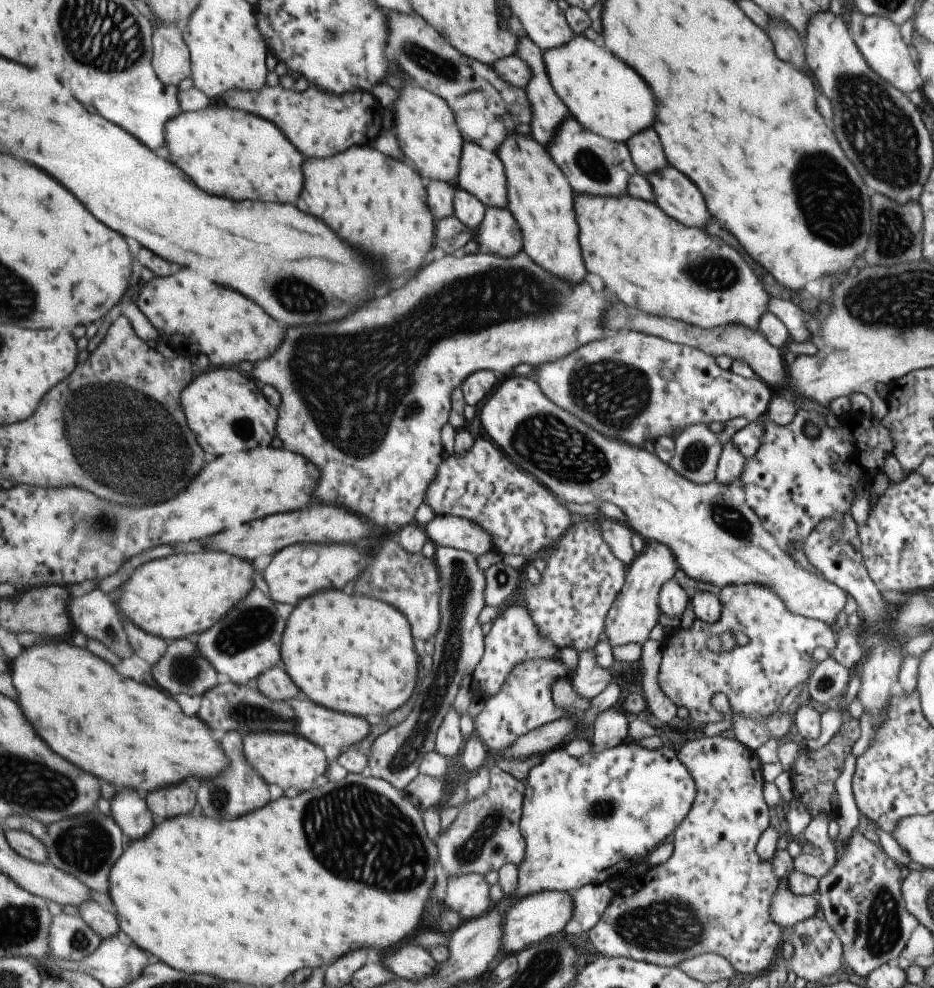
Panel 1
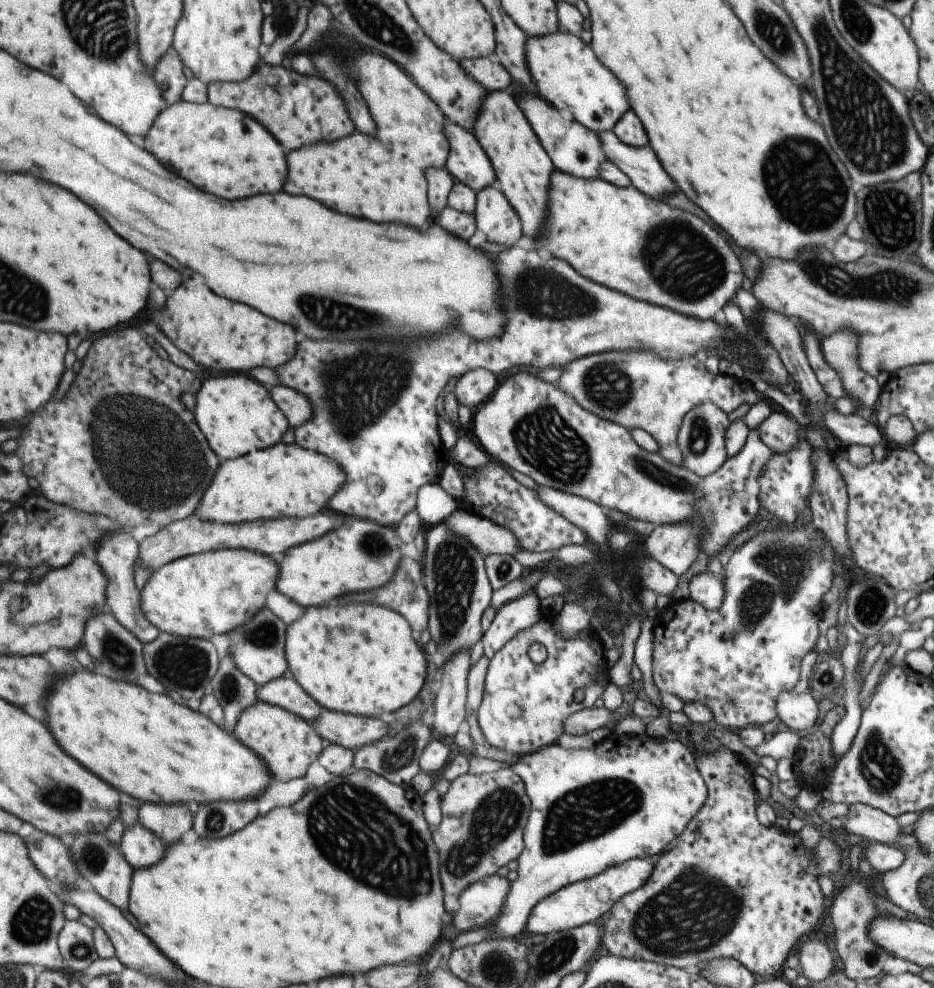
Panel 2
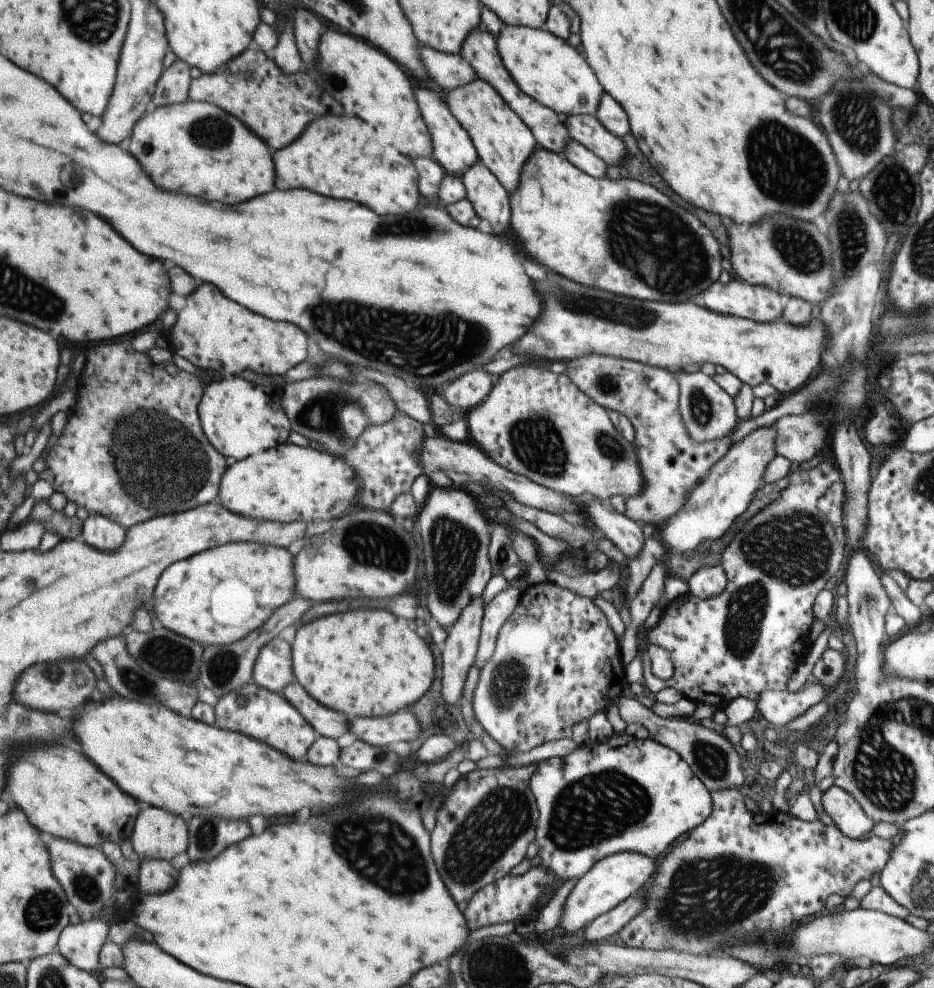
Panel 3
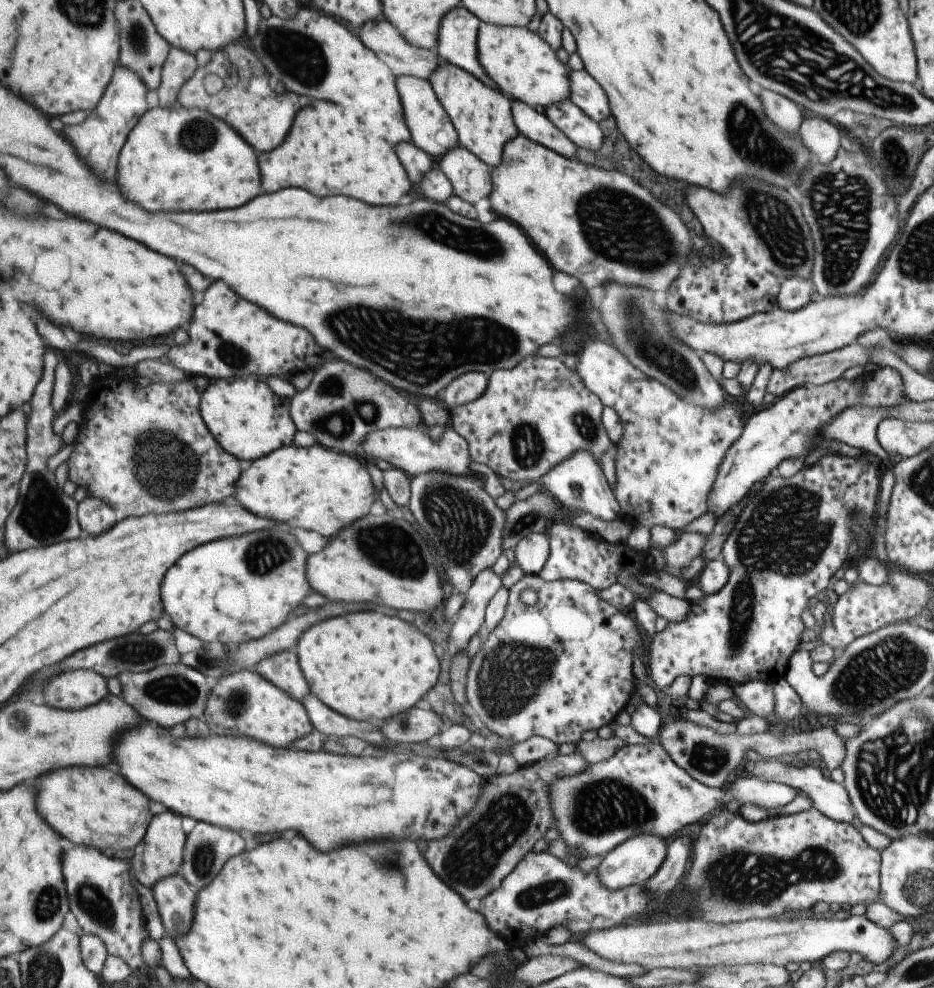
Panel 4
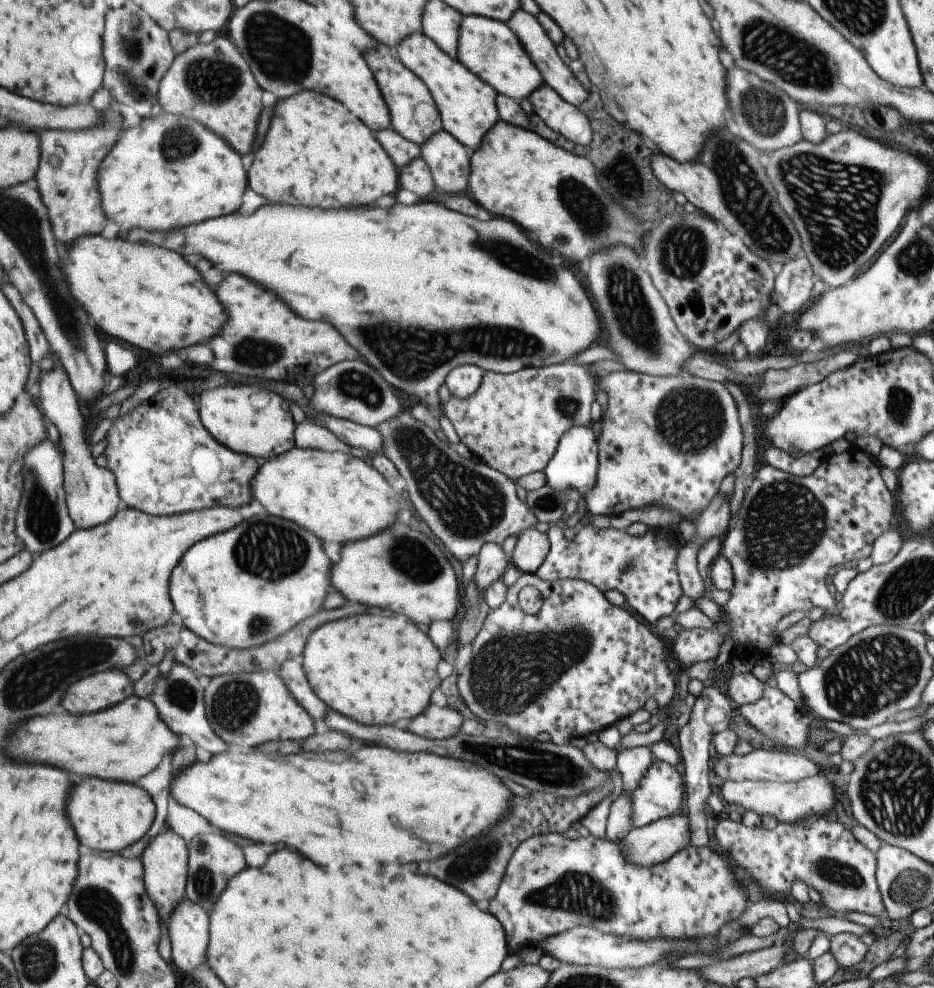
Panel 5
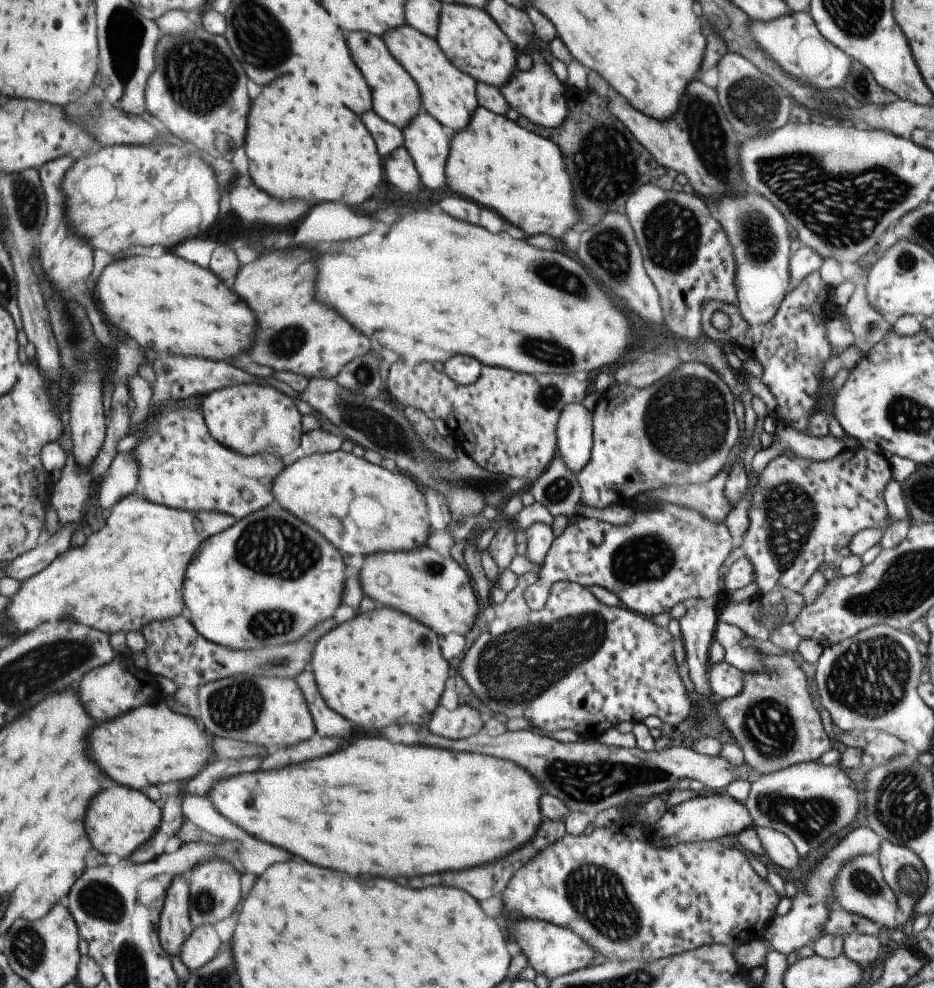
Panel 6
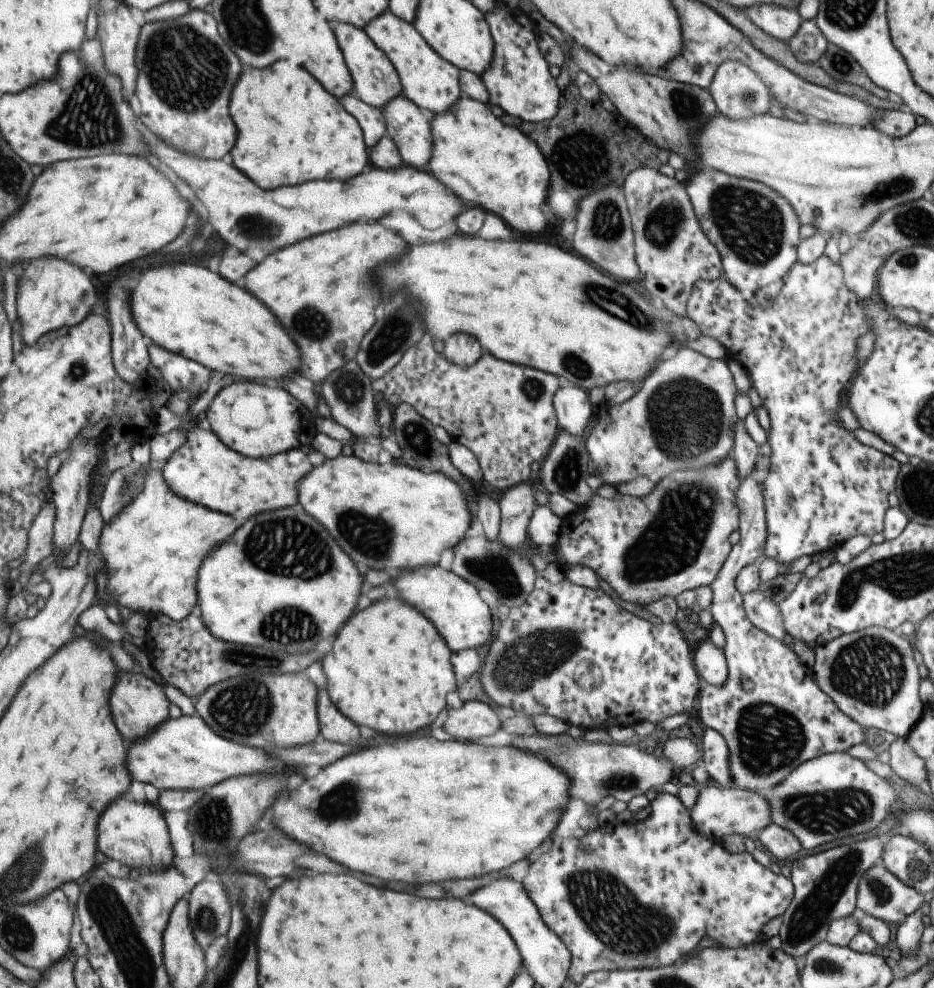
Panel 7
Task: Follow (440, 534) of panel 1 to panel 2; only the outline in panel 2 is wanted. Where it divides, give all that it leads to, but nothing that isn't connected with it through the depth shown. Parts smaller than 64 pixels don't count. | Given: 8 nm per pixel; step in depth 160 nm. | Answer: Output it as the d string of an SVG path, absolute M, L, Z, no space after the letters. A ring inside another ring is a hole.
M455 509L443 524L453 534L465 538L483 556L491 554L513 556L515 552L521 551L509 530L468 510Z

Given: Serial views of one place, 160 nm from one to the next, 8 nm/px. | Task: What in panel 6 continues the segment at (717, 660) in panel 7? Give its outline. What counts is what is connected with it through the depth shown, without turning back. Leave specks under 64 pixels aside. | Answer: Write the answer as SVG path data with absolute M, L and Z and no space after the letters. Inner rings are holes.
M717 662L708 666L707 680L712 692L722 699L733 698L735 694L741 694L743 690L743 674L723 662Z

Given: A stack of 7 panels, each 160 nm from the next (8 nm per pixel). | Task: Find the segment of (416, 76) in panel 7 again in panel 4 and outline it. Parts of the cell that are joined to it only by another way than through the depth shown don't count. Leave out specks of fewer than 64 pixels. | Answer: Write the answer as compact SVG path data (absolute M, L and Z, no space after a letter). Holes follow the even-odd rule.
M443 60L438 62L427 82L431 85L443 110L448 114L458 144L489 168L498 166L503 145L518 134L510 111L510 99L462 68Z

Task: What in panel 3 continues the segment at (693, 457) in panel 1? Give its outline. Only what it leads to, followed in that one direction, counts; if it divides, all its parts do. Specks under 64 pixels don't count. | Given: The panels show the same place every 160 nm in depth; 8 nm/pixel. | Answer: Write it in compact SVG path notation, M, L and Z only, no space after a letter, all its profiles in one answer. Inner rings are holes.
M672 370L678 386L678 409L685 425L687 434L694 441L719 441L727 437L736 423L736 410L733 399L712 379L700 370L680 371Z

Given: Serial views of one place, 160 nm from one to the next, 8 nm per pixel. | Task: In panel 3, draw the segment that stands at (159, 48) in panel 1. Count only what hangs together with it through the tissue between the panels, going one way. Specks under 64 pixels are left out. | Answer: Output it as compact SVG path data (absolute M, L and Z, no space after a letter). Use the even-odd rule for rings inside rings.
M179 59L162 69L152 94L151 108L179 104L188 99L188 86L192 79L189 69L190 66Z

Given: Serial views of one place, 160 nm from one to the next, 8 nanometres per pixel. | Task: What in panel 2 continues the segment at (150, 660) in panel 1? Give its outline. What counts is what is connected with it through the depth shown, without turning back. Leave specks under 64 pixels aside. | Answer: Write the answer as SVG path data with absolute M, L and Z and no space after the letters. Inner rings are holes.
M117 530L117 532L111 532L109 538L105 538L105 542L97 550L99 550L97 552L99 562L101 562L103 570L105 570L105 574L109 574L109 578L111 578L111 584L109 584L109 606L111 606L113 614L117 616L117 620L131 634L135 634L141 640L141 643L149 644L149 642L153 642L159 634L157 628L151 626L143 616L143 610L141 610L141 594L137 590L135 574L133 574L133 564L137 562L137 554L139 554L137 540L131 536L131 532Z

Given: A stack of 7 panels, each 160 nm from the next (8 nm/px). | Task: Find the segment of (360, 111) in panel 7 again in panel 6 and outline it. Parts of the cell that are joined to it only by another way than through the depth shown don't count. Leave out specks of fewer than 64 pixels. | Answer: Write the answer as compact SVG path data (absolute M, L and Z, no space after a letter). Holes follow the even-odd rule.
M371 109L361 113L360 119L372 136L377 154L380 154L381 158L387 156L395 147L402 145L400 128L384 121Z

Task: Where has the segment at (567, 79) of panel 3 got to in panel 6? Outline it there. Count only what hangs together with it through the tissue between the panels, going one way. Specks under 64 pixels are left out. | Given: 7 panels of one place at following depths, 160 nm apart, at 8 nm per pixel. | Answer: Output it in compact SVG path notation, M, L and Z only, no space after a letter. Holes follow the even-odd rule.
M441 3L433 39L449 62L476 82L481 81L499 88L512 77L516 58L514 46L483 9L469 5Z

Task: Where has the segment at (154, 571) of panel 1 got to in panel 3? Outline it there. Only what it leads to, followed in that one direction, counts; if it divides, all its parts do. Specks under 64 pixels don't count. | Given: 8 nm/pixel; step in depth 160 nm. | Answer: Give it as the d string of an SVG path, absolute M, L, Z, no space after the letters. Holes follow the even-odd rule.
M253 542L223 544L201 554L195 553L193 558L175 562L161 572L153 592L155 618L166 629L202 646L237 642L257 630L276 608L284 605L294 595L293 559L285 548Z

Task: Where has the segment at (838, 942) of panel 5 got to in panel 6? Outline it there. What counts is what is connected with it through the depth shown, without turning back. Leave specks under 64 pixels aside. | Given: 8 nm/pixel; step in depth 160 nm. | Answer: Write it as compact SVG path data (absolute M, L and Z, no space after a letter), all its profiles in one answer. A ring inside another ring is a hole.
M847 934L843 937L842 954L859 966L875 964L880 960L879 940L867 934Z

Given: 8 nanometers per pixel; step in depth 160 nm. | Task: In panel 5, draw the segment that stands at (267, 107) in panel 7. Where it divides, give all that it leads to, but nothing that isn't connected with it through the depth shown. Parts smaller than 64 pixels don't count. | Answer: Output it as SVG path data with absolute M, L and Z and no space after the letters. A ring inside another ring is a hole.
M301 90L275 102L263 144L253 155L253 162L247 170L247 186L269 202L293 202L315 208L365 206L383 194L391 194L397 188L398 170L388 154L381 150L369 128L353 118L339 102L325 98L321 100L321 108L309 108L307 104L311 104L311 100L313 94L309 90Z

